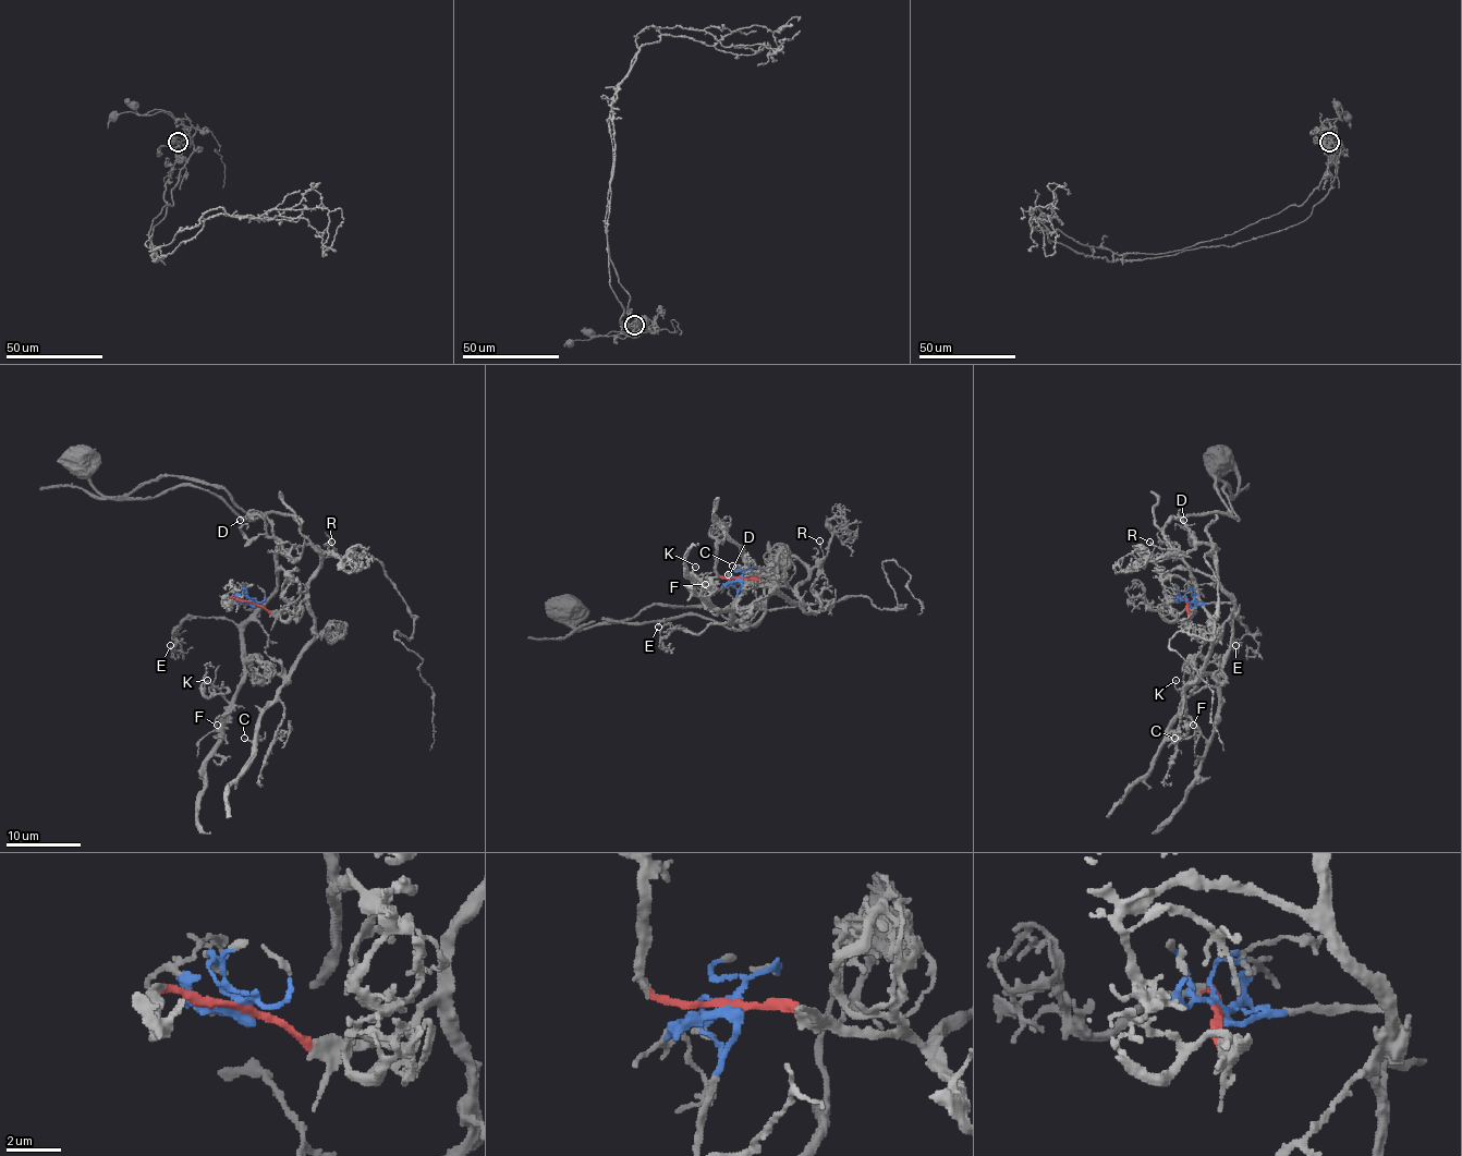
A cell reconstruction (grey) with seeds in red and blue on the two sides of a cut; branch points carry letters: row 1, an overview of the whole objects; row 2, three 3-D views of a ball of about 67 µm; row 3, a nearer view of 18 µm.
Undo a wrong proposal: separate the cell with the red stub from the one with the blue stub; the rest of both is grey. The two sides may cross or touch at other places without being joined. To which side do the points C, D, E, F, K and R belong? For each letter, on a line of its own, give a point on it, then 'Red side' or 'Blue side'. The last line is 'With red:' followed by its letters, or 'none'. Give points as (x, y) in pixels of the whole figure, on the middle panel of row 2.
C: Place: (732, 566). Red side
D: Place: (728, 574). Blue side
E: Place: (658, 627). Blue side
F: Place: (705, 584). Blue side
K: Place: (695, 567). Blue side
R: Place: (819, 540). Red side
With red: C, R

